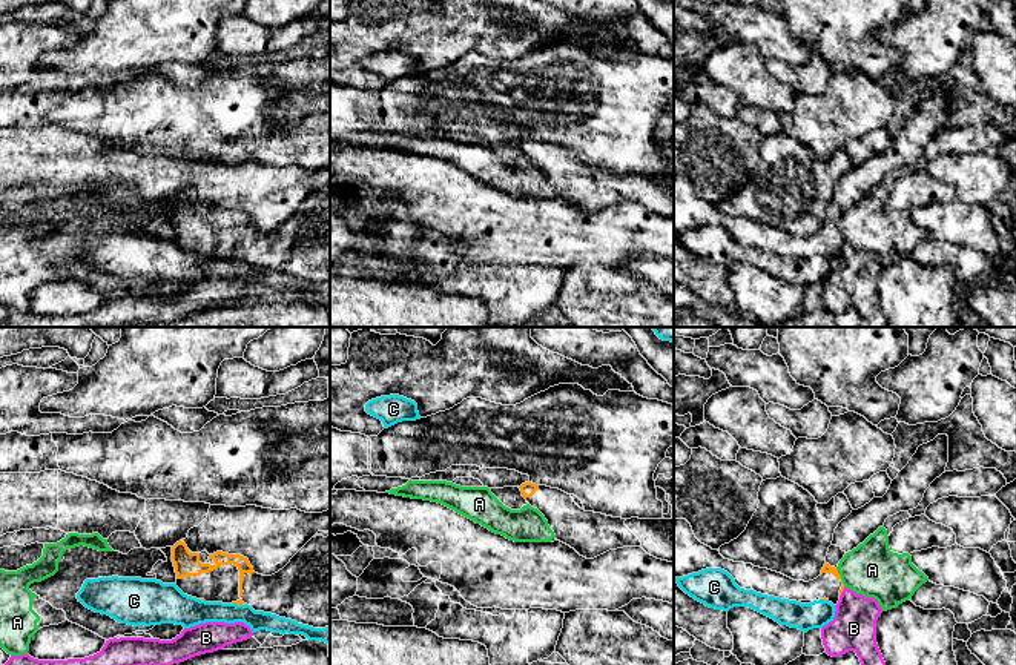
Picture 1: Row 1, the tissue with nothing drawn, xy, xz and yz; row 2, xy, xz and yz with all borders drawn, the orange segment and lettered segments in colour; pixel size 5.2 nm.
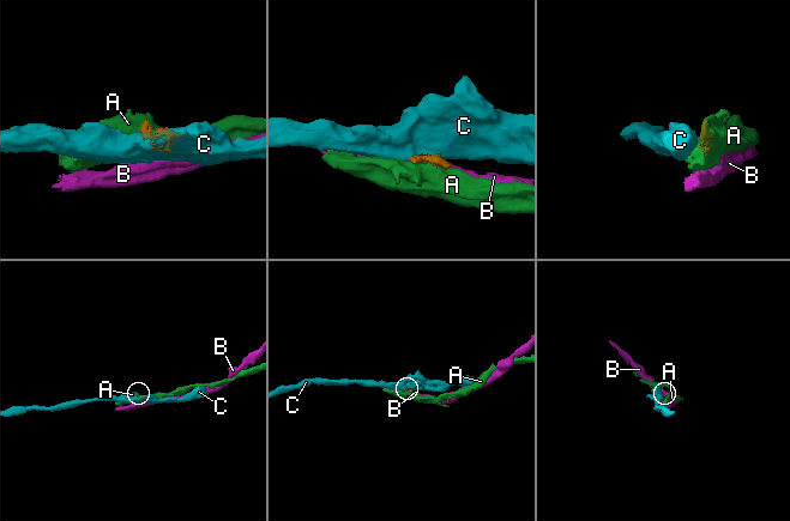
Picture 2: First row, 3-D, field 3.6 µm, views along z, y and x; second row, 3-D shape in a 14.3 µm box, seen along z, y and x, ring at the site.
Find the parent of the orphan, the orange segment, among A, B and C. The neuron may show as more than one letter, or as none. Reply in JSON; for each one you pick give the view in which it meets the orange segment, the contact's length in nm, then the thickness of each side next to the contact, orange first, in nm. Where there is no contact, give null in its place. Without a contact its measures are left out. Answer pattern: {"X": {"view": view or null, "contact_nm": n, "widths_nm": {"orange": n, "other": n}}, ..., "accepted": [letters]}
{"accepted": []}

